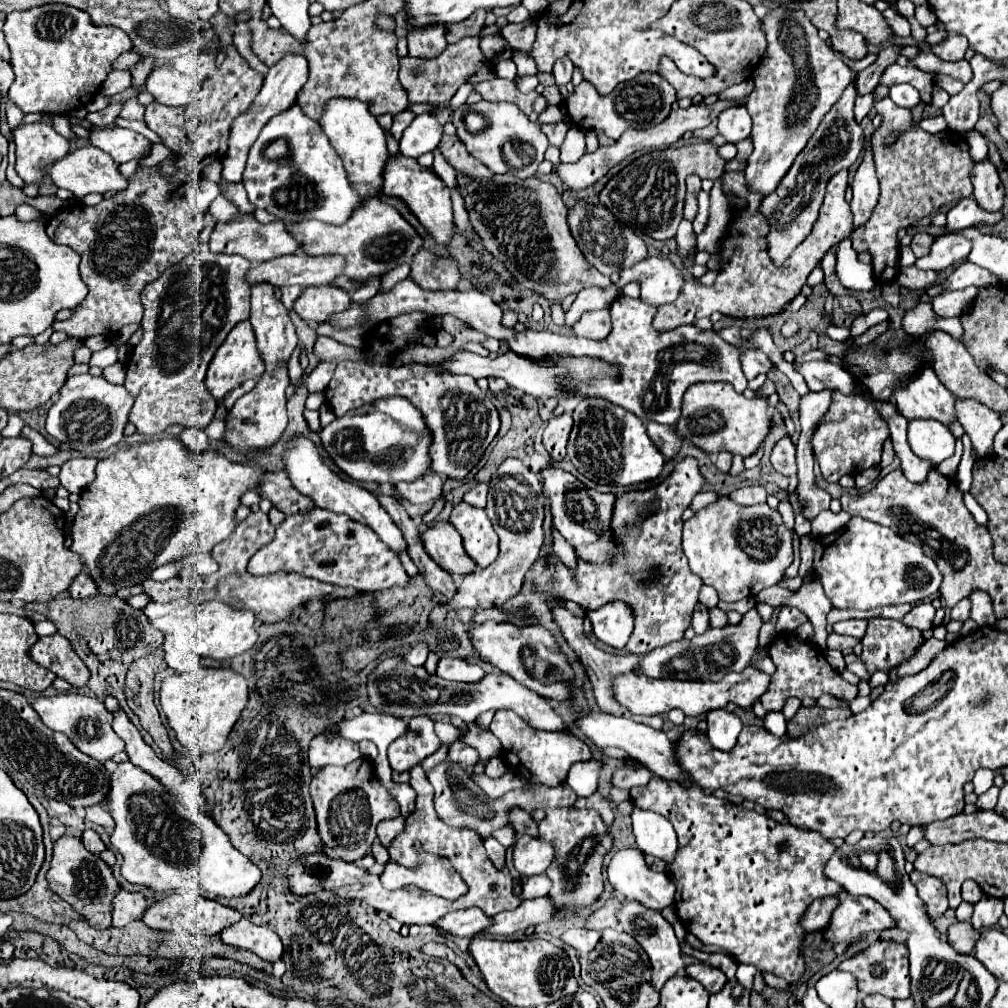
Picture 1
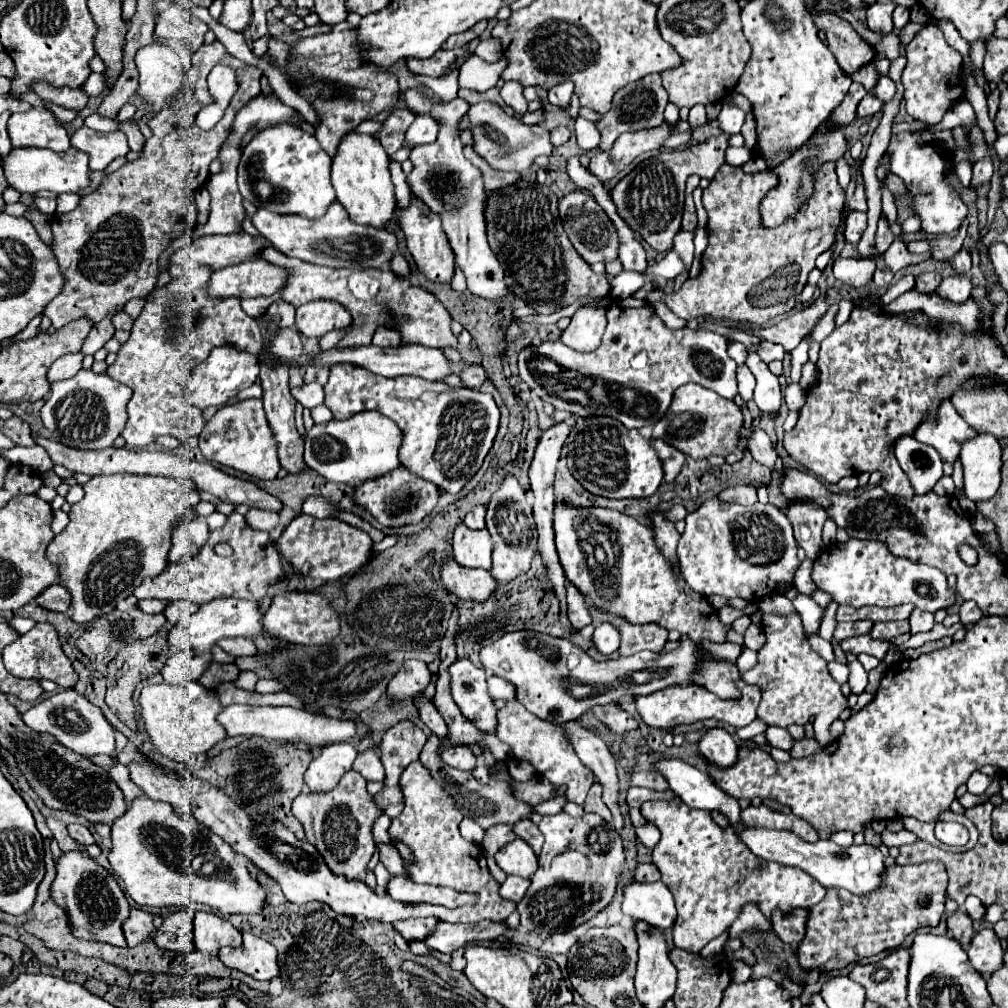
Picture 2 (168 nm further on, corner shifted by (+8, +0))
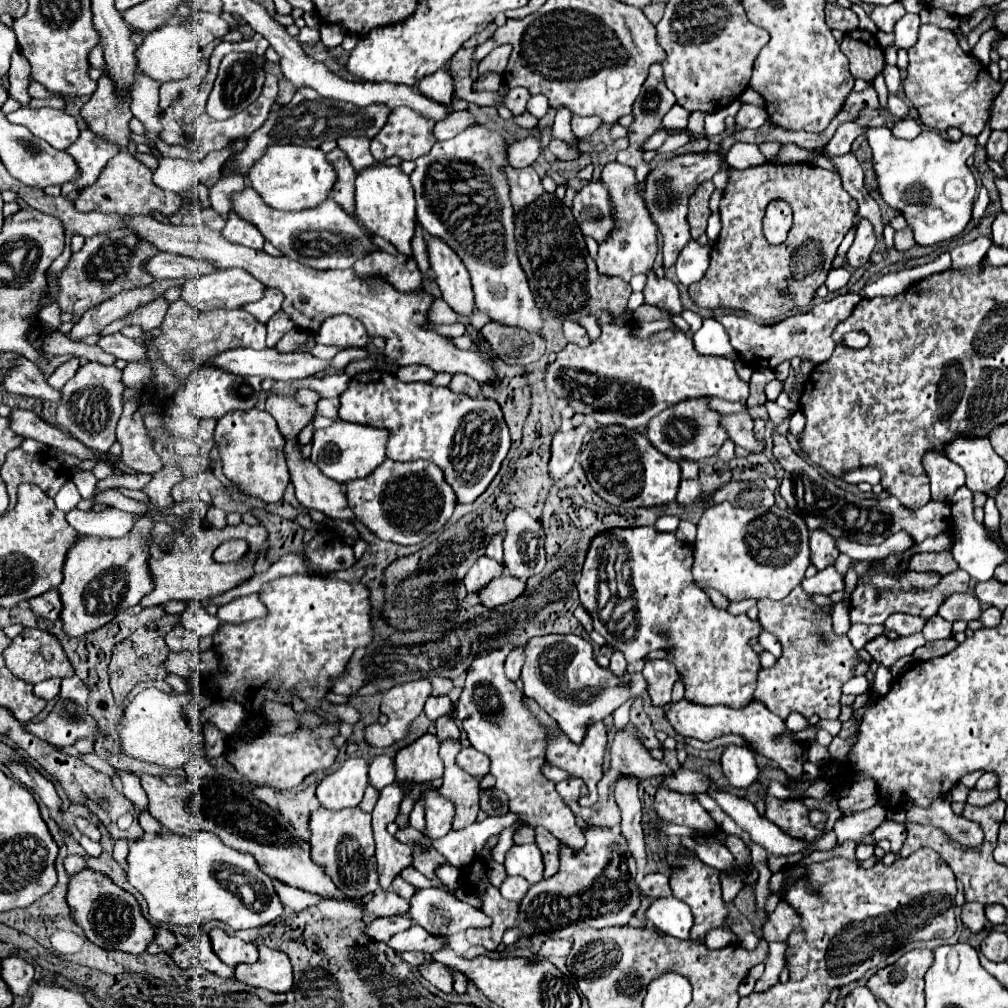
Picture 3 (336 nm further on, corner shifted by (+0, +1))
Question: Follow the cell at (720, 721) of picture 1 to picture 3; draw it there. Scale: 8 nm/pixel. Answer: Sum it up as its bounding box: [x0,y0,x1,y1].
[722,746,760,790]

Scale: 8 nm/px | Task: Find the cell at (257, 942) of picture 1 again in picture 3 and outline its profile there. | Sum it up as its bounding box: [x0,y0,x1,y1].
[236,946,294,992]

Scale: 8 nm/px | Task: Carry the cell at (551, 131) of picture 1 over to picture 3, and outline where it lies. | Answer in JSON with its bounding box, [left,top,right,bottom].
[572,116,604,138]

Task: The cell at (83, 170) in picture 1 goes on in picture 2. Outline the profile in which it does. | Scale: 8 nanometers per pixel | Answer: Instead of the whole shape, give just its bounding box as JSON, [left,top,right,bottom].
[2,147,92,195]

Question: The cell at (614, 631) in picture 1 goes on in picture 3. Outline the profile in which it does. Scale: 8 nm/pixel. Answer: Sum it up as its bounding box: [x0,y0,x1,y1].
[610,652,626,676]

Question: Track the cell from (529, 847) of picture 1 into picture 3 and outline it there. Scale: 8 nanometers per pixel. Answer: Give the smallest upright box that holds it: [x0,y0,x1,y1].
[504,844,544,884]

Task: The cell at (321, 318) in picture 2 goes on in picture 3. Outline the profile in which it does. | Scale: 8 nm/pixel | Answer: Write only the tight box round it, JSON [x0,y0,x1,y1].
[316,314,368,350]

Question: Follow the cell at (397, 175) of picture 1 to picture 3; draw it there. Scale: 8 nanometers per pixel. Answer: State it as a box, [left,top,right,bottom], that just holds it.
[426,238,476,316]

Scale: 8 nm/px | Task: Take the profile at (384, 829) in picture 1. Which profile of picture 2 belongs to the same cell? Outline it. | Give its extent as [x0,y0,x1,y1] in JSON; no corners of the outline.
[378,843,406,875]

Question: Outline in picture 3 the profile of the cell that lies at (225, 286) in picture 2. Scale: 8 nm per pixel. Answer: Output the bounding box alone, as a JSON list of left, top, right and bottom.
[180,268,264,312]

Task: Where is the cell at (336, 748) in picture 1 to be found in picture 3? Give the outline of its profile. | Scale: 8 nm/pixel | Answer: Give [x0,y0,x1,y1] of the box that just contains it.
[316,758,368,810]

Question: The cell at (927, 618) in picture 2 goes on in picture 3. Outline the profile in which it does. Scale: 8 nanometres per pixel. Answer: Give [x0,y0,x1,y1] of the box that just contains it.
[922,616,952,642]

